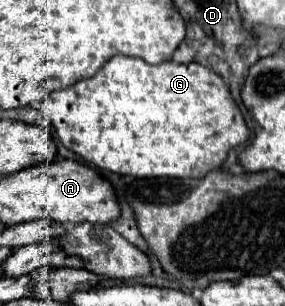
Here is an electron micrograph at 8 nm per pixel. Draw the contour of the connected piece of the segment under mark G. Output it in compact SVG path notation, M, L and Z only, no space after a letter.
M113 56L109 62L105 62L105 66L93 78L79 80L77 84L65 88L65 90L55 90L47 98L43 98L41 102L43 102L43 108L41 108L43 114L53 120L57 138L61 140L61 144L65 148L73 150L85 162L93 164L99 170L111 170L111 172L129 174L129 176L135 176L135 178L157 178L157 176L163 176L163 178L203 178L207 172L221 168L221 164L225 162L229 150L235 148L235 146L239 146L239 144L243 144L249 138L249 132L247 132L247 124L243 120L243 114L241 114L239 106L235 104L235 100L231 98L231 92L229 92L225 80L219 74L215 74L213 70L209 70L207 66L201 66L197 62L191 62L191 64L165 62L165 64L151 66L151 64L145 64L139 58Z

